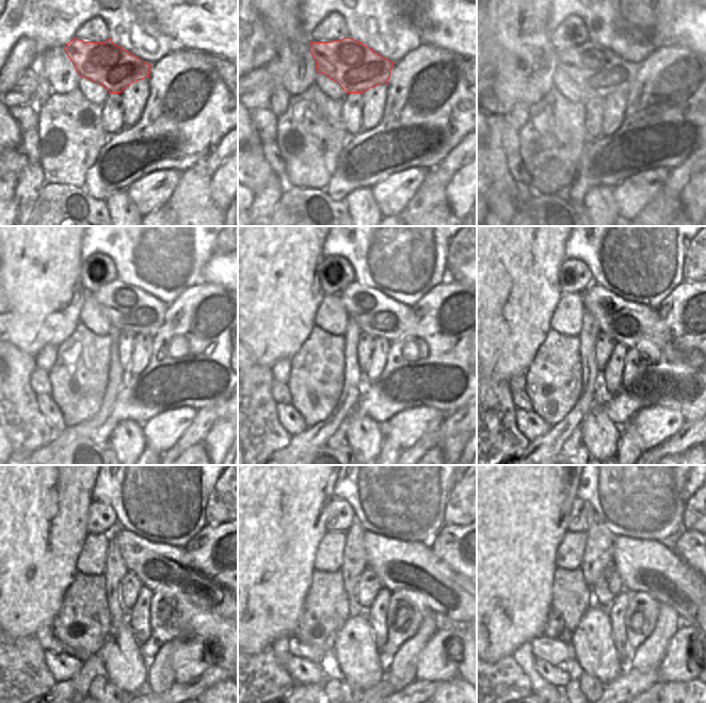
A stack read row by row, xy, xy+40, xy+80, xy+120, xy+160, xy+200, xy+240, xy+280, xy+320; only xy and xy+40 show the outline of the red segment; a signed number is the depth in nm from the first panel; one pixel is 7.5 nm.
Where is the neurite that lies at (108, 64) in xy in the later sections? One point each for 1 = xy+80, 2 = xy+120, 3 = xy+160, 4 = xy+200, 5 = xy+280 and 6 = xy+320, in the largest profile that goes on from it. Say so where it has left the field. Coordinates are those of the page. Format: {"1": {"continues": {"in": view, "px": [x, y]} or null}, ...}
{"1": {"continues": {"in": "xy+80", "px": [599, 68]}}, "2": {"continues": {"in": "xy+120", "px": [128, 308]}}, "3": {"continues": {"in": "xy+160", "px": [382, 317]}}, "4": {"continues": {"in": "xy+200", "px": [629, 323]}}, "5": {"continues": {"in": "xy+280", "px": [412, 565]}}, "6": {"continues": {"in": "xy+320", "px": [651, 566]}}}

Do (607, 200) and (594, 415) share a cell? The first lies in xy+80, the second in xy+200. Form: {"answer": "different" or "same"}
{"answer": "same"}

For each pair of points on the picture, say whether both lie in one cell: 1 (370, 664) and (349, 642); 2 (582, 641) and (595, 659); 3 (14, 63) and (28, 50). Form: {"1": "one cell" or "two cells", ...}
{"1": "one cell", "2": "one cell", "3": "one cell"}

